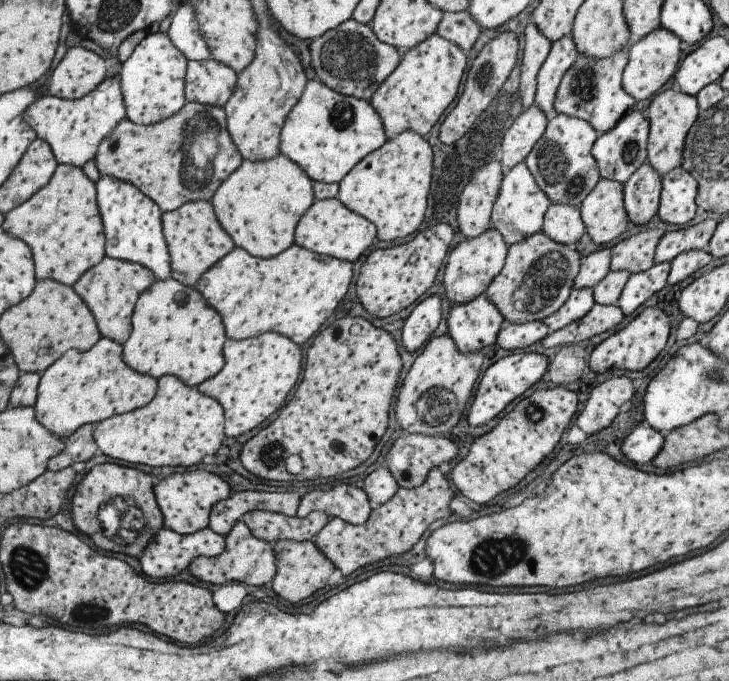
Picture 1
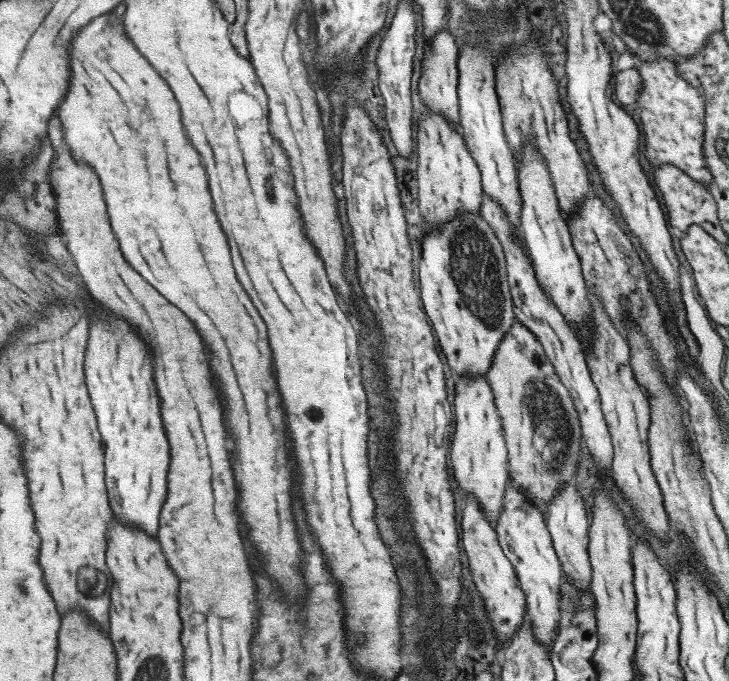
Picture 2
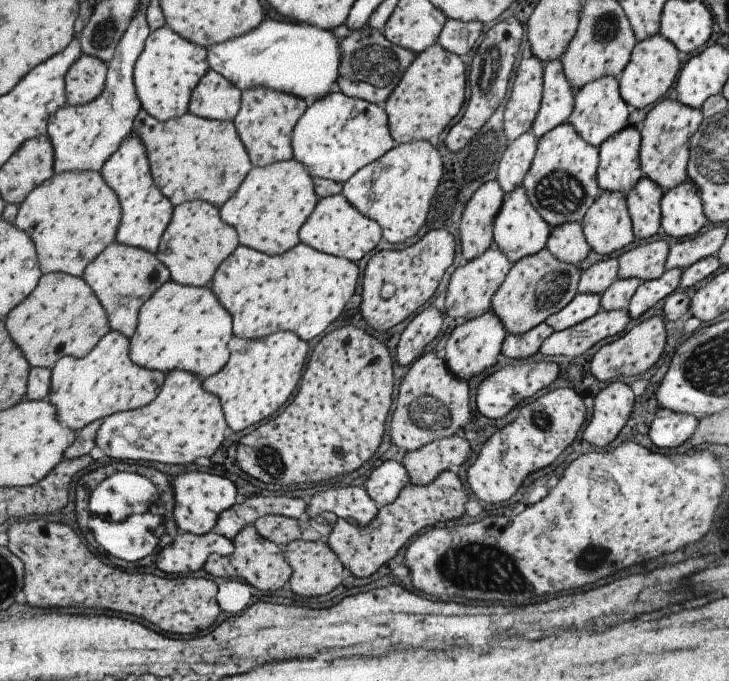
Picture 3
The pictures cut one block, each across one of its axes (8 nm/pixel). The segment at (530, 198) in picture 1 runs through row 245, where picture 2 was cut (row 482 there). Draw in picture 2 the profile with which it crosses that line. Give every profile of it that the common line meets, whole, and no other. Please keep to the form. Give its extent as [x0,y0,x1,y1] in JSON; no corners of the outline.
[493,480,563,646]

